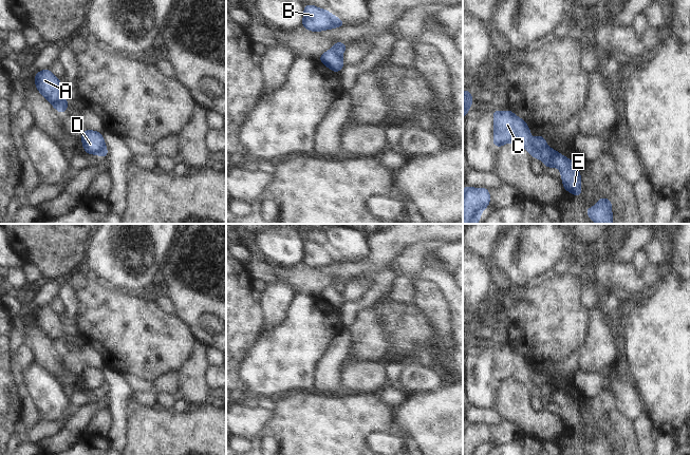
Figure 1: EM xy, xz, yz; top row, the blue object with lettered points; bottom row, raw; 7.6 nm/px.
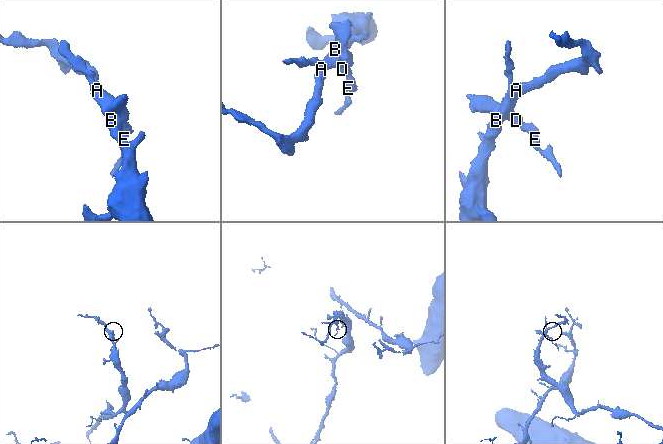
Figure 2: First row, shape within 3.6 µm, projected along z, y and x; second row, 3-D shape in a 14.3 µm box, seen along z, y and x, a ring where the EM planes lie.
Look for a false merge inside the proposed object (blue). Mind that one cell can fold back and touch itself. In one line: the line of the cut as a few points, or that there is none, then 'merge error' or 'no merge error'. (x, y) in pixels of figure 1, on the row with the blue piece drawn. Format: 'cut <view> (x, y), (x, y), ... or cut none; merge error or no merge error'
cut yz (530, 140), (538, 149), (546, 148); merge error

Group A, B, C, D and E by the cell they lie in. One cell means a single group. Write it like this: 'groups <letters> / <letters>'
groups A B D / C E

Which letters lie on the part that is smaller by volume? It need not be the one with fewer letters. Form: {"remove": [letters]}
{"remove": ["C", "E"]}

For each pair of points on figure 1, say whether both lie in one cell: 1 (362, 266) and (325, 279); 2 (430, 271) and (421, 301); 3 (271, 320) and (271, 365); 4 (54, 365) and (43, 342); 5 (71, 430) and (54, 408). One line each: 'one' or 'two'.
1: one
2: two
3: two
4: one
5: two

